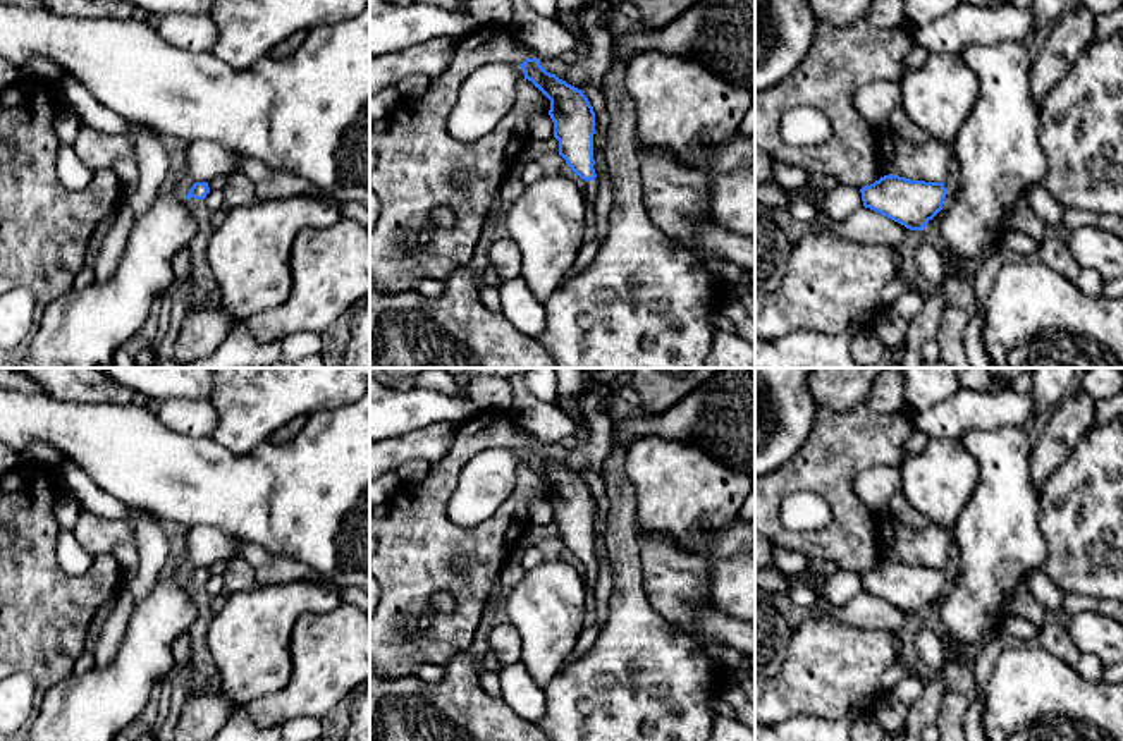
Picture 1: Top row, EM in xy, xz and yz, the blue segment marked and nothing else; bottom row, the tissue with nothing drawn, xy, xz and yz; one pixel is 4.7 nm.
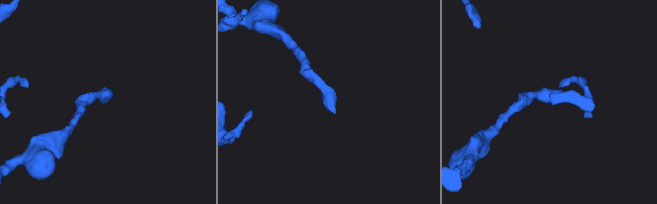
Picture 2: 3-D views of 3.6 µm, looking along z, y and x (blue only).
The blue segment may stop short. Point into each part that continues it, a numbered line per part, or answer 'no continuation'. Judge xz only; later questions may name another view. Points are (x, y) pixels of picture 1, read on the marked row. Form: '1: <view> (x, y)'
1: xz (590, 188)

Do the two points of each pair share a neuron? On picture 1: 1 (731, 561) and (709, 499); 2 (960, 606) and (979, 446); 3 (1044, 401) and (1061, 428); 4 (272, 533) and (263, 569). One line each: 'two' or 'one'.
1: two
2: one
3: two
4: two

